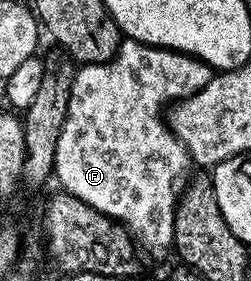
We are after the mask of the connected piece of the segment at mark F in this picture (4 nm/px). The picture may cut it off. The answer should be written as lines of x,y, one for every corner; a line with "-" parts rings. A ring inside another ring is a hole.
125,38
114,58
95,71
108,103
70,103
58,137
54,179
65,192
123,225
154,258
164,259
173,246
178,188
190,163
184,157
128,159
128,131
162,129
165,108
201,91
211,81
213,68
194,55

